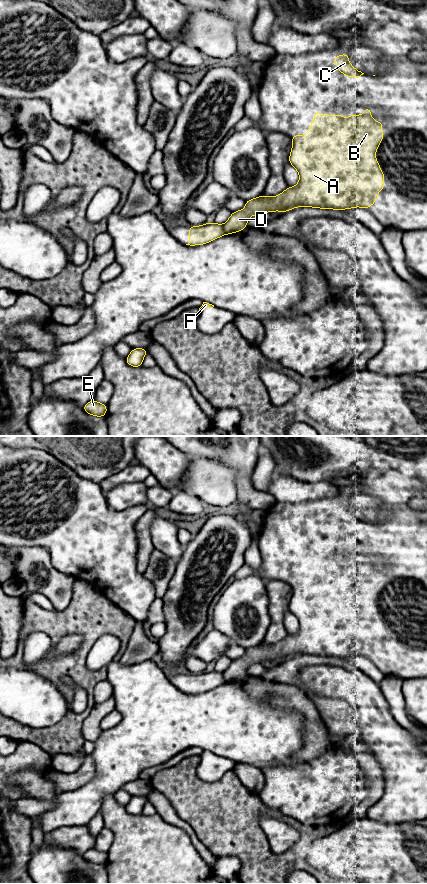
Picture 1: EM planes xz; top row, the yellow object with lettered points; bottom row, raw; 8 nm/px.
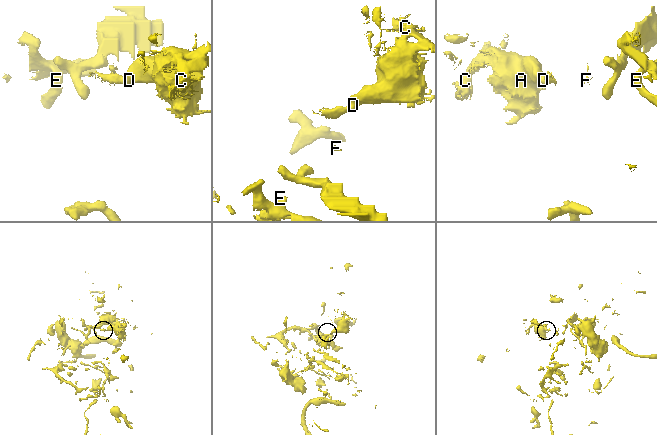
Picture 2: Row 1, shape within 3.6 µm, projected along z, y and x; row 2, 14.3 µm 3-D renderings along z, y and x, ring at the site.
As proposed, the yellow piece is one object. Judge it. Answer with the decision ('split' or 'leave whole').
split

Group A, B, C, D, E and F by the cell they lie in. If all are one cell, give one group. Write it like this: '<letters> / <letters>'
A B C D / E F

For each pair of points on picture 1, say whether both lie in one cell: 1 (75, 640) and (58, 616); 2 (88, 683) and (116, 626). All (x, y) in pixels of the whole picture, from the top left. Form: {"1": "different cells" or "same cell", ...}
{"1": "different cells", "2": "same cell"}

